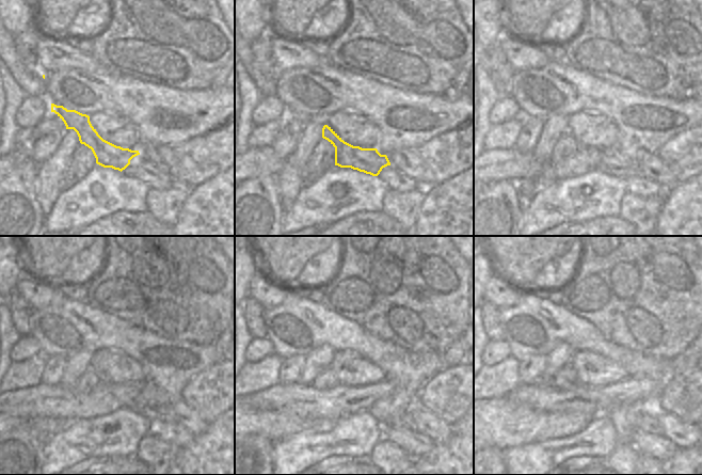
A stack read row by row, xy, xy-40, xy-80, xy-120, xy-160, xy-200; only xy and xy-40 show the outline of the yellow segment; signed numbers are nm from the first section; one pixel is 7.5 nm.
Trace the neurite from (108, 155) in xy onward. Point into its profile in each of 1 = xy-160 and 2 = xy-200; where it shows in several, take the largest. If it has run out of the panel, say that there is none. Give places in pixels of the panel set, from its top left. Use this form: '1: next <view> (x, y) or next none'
1: next xy-160 (407, 422)
2: next xy-200 (649, 425)

